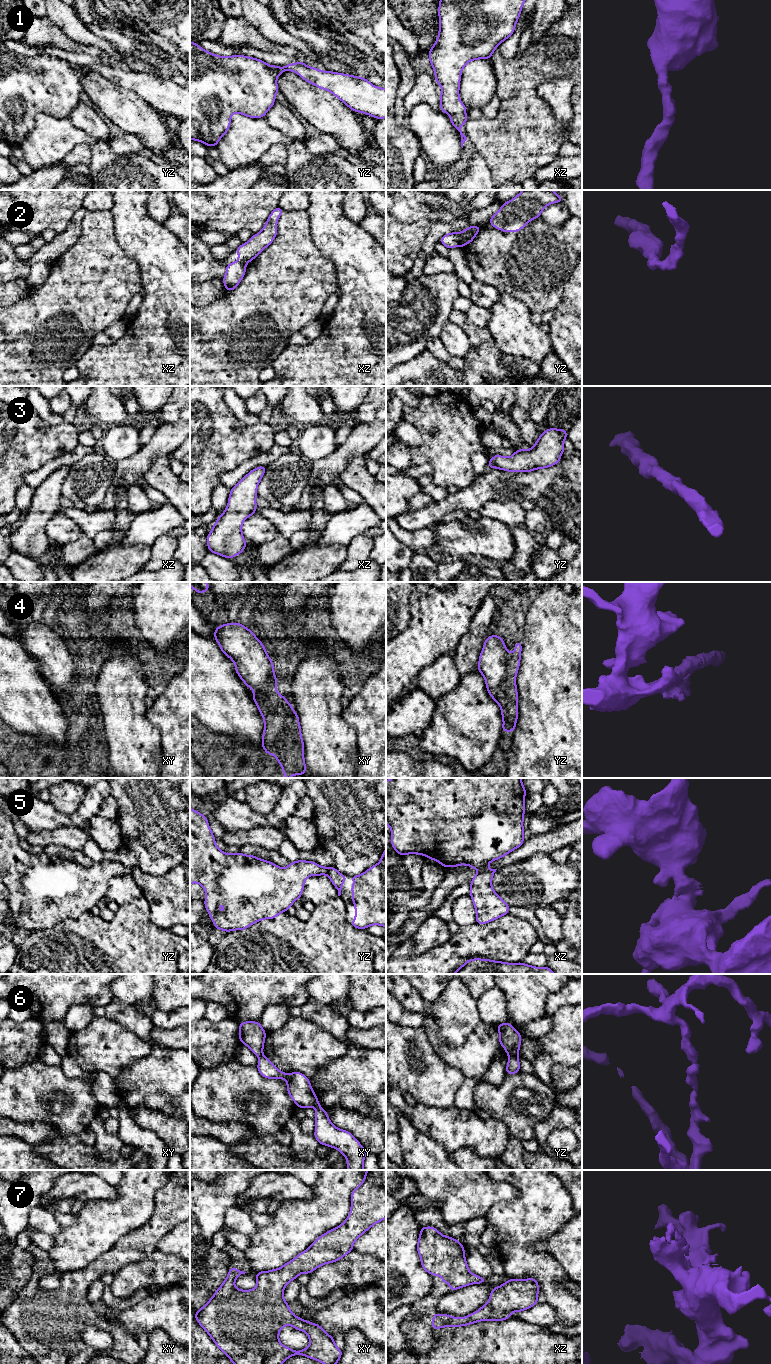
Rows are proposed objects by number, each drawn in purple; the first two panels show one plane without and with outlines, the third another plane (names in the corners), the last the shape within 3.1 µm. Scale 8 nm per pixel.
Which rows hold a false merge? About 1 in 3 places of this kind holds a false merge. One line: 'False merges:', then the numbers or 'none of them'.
False merges: 6

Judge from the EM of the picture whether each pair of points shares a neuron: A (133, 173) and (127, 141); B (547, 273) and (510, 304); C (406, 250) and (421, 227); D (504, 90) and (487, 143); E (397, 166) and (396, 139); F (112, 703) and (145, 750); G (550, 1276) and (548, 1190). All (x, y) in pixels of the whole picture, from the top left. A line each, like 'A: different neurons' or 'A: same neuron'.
A: different neurons
B: different neurons
C: same neuron
D: same neuron
E: same neuron
F: same neuron
G: same neuron

